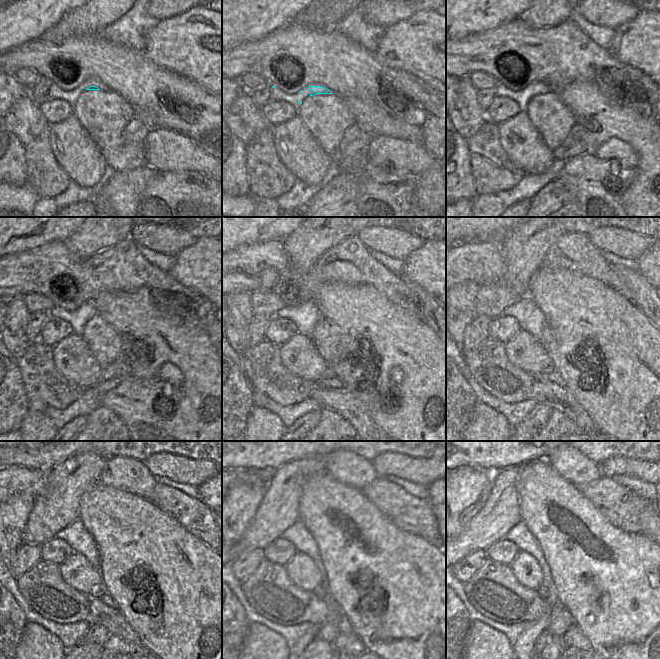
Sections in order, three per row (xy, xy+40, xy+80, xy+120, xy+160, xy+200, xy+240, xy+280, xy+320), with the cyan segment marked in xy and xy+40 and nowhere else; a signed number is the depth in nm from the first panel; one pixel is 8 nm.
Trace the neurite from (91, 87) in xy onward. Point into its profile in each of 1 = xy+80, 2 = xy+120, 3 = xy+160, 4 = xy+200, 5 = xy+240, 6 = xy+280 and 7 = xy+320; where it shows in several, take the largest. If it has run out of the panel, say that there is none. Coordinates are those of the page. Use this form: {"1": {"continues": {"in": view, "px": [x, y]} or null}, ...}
{"1": {"continues": {"in": "xy+80", "px": [540, 87]}}, "2": {"continues": {"in": "xy+120", "px": [87, 308]}}, "3": {"continues": {"in": "xy+160", "px": [296, 311]}}, "4": {"continues": {"in": "xy+200", "px": [531, 319]}}, "5": {"continues": {"in": "xy+240", "px": [81, 542]}}, "6": {"continues": {"in": "xy+280", "px": [298, 535]}}, "7": {"continues": {"in": "xy+320", "px": [519, 535]}}}

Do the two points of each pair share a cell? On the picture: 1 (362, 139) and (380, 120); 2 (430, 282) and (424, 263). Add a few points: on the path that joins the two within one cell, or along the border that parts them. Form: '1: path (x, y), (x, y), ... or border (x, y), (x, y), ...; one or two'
1: border (355, 123), (371, 137); two
2: path (430, 277), (429, 268); one

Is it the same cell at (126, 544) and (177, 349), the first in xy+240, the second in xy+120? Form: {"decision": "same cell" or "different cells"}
{"decision": "same cell"}

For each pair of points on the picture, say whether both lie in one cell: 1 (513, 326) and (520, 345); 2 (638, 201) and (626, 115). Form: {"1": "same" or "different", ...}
{"1": "different", "2": "same"}

